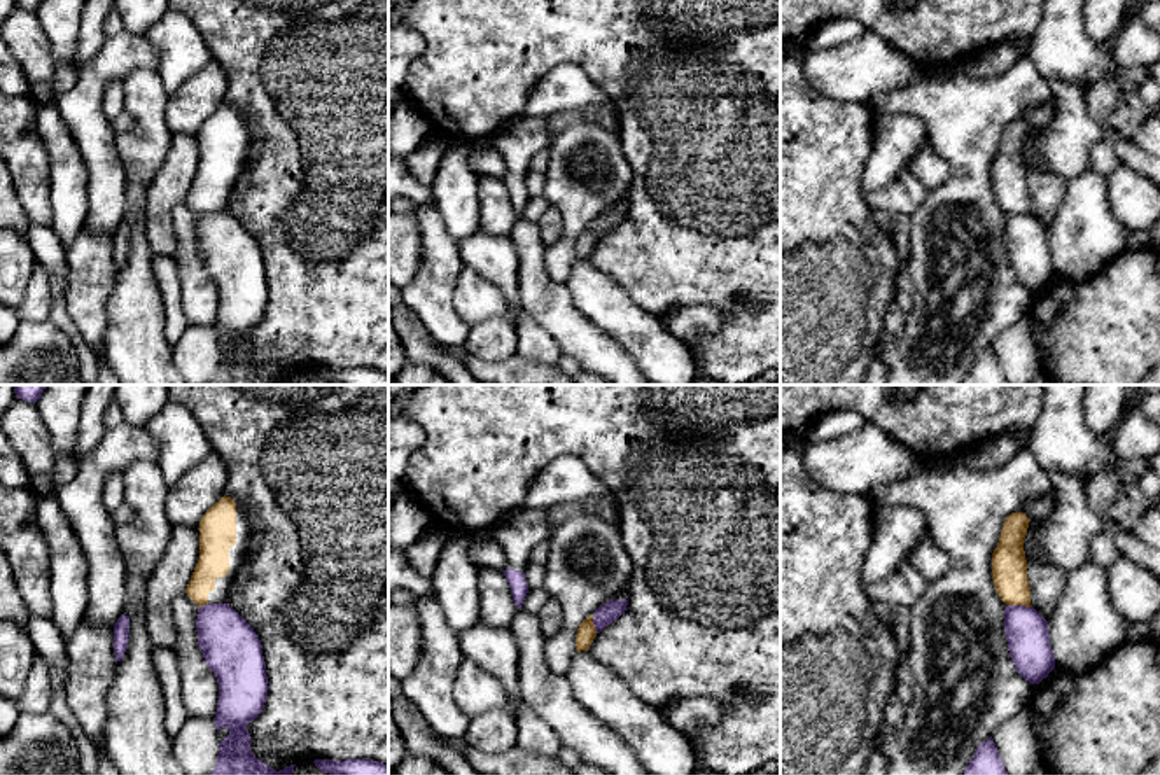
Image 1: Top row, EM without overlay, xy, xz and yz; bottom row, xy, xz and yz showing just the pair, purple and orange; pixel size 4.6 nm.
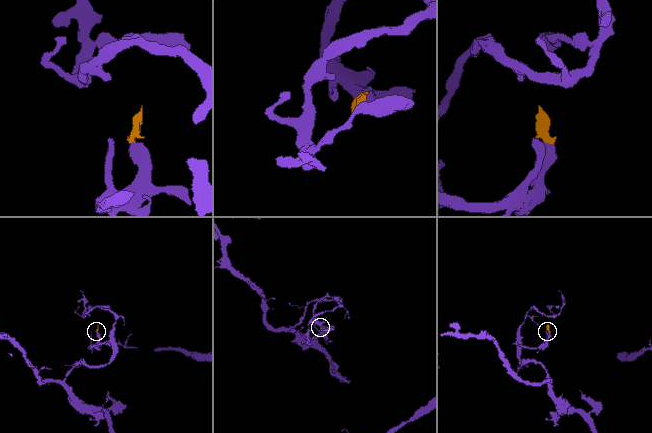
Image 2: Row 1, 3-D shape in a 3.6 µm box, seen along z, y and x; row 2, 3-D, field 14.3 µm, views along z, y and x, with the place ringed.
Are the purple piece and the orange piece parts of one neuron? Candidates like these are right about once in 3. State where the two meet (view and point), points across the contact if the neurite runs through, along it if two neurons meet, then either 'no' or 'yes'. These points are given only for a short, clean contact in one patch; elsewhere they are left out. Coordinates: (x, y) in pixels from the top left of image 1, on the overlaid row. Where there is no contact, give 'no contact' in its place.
meets purple in yz at (1019, 606); border along yz (1006, 604), (1031, 607); no

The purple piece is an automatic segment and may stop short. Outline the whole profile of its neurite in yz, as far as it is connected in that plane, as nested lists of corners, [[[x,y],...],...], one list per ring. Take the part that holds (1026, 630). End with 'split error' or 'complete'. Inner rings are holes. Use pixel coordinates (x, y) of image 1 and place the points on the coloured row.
[[[1006,605],[1004,633],[1017,672],[1031,684],[1039,684],[1055,668],[1048,621],[1025,605]]]; complete

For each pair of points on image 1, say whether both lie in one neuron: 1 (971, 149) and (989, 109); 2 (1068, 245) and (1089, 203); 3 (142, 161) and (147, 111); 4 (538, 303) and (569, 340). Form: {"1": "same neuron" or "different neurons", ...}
{"1": "same neuron", "2": "same neuron", "3": "same neuron", "4": "same neuron"}

